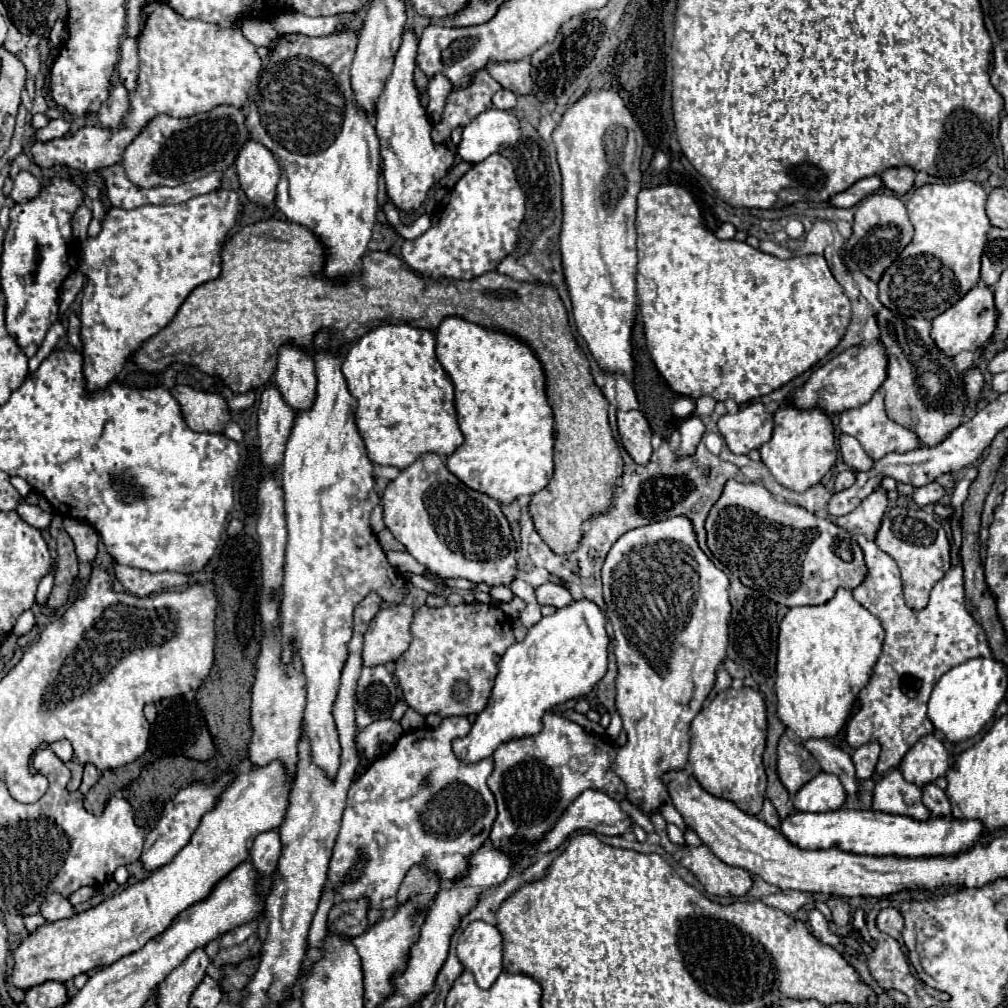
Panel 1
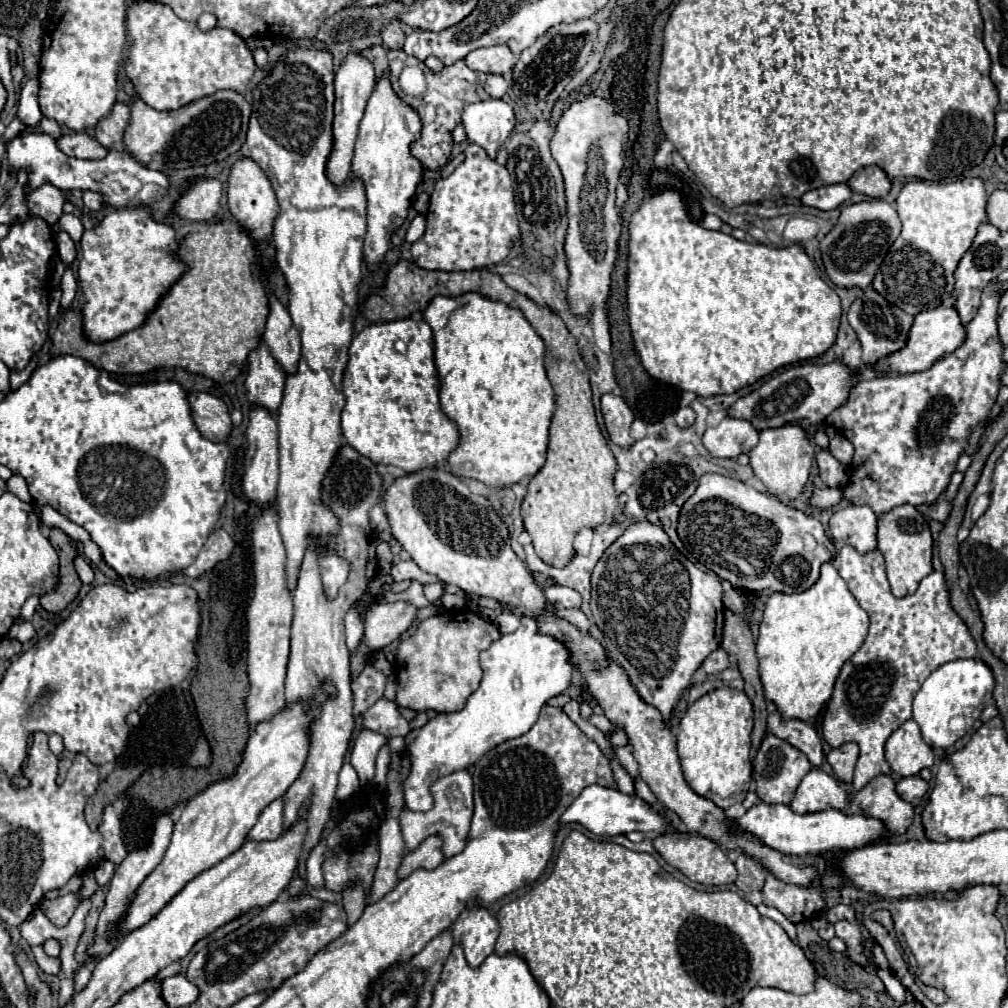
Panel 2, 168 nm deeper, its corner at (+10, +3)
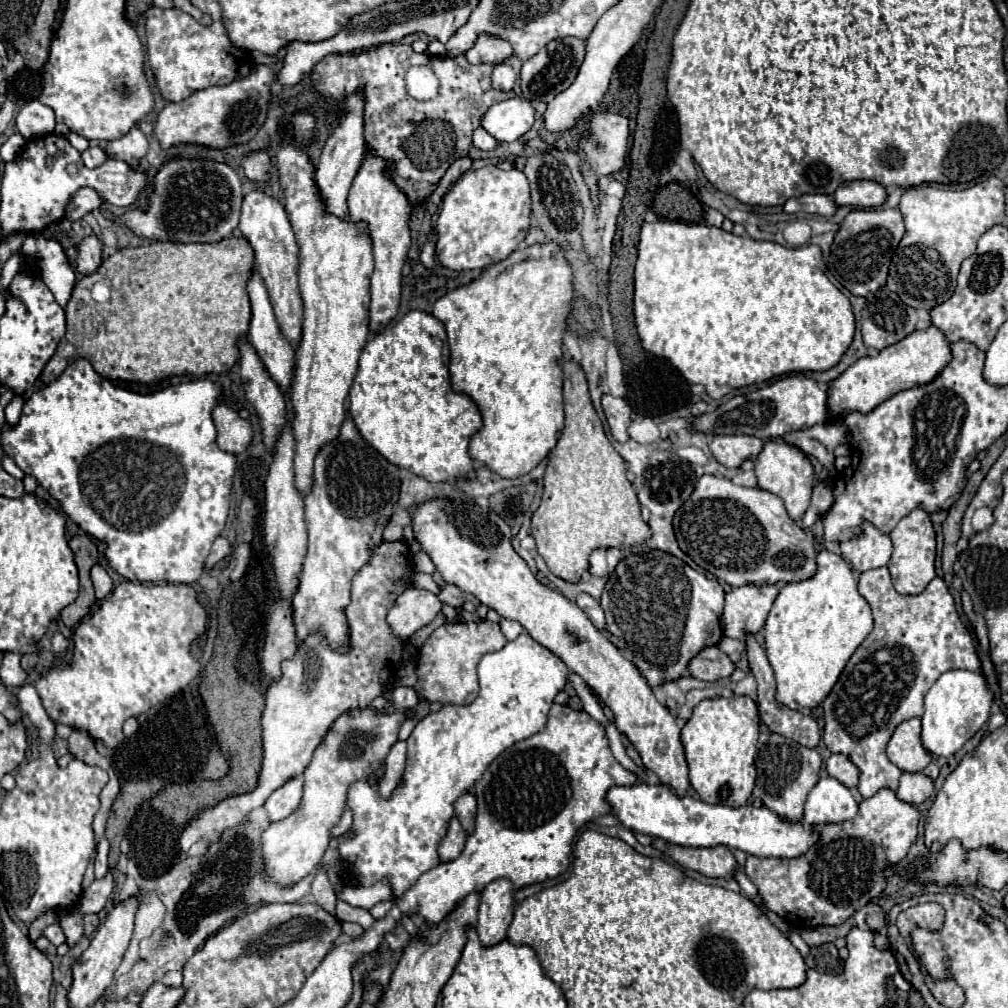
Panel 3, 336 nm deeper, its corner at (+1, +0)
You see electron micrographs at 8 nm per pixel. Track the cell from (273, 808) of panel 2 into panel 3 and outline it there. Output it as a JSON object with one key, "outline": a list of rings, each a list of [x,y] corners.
{"outline":[[[297,775],[291,781],[287,781],[283,787],[279,787],[267,801],[265,801],[265,811],[269,823],[281,821],[283,817],[289,817],[301,801],[303,795],[303,777]]]}

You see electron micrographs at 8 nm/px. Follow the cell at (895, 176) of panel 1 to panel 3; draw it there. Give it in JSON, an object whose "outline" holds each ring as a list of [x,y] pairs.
{"outline":[[[849,181],[843,183],[835,193],[833,199],[837,205],[851,205],[851,207],[881,207],[887,201],[887,189],[877,181]]]}

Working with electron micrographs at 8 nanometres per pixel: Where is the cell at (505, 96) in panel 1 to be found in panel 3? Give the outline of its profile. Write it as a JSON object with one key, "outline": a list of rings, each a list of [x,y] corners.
{"outline":[[[499,63],[493,69],[493,87],[499,91],[511,91],[515,87],[515,73],[507,63]]]}

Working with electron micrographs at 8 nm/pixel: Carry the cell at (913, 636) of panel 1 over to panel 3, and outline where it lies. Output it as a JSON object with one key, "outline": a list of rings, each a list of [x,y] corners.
{"outline":[[[879,567],[879,569],[869,569],[859,573],[859,593],[871,605],[875,629],[851,655],[849,663],[839,675],[839,681],[823,701],[823,711],[825,711],[823,741],[831,753],[845,753],[853,759],[853,763],[859,767],[859,773],[861,773],[859,791],[867,799],[867,797],[873,797],[883,787],[889,787],[893,791],[899,787],[901,769],[895,767],[885,753],[887,741],[891,739],[895,725],[901,725],[911,717],[923,715],[923,697],[931,689],[931,685],[939,679],[941,673],[949,669],[981,671],[981,661],[973,645],[971,633],[959,619],[955,601],[941,577],[935,577],[927,585],[927,589],[919,595],[899,595],[893,589],[889,569]]]}

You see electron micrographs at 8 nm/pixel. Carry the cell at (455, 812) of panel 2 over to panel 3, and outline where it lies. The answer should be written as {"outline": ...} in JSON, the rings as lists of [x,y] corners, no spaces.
{"outline":[[[463,793],[455,801],[455,817],[463,825],[465,833],[471,835],[475,831],[475,811],[477,811],[477,801],[473,793]]]}

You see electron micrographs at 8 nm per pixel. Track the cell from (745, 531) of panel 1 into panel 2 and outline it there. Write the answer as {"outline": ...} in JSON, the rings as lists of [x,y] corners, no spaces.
{"outline":[[[704,474],[696,492],[684,502],[678,516],[678,538],[696,562],[716,572],[722,580],[728,580],[734,588],[746,588],[754,594],[770,596],[772,592],[798,592],[810,588],[818,580],[822,562],[830,562],[834,556],[832,540],[826,536],[822,524],[806,516],[804,512],[782,504],[778,498],[758,492],[740,480],[722,474]]]}

